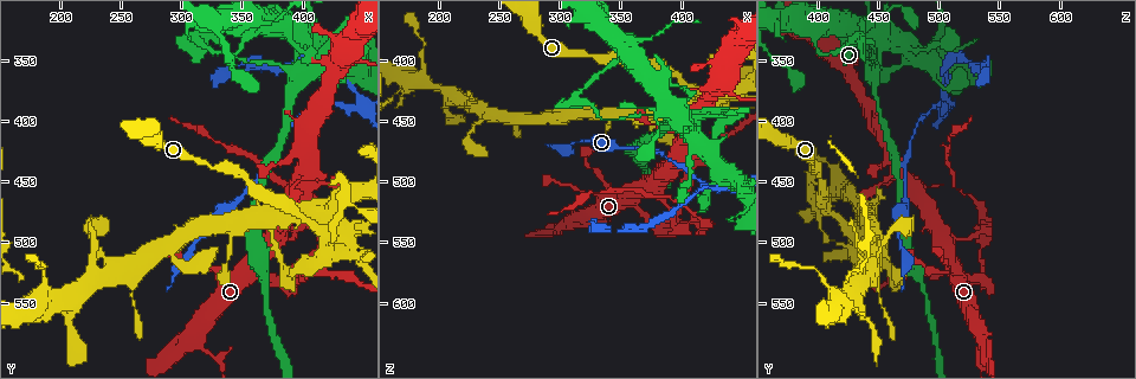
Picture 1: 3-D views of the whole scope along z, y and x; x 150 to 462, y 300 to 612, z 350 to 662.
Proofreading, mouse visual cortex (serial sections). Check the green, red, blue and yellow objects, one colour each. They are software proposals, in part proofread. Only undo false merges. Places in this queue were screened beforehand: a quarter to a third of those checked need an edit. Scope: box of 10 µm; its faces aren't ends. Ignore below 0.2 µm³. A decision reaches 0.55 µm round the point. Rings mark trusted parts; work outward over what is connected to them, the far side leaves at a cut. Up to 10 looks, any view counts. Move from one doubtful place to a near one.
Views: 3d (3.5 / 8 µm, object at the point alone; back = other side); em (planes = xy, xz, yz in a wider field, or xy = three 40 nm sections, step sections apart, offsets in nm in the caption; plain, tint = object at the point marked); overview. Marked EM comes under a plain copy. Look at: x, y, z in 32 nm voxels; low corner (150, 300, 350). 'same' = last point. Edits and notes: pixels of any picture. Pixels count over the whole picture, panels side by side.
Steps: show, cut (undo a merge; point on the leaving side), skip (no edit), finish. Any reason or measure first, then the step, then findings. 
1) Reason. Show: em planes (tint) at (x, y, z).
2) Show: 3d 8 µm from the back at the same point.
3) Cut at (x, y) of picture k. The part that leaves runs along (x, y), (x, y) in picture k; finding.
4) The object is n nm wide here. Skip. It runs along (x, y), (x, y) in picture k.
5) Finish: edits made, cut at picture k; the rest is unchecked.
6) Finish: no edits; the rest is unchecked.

Abrupt turn. Show: 3d 3.5 µm at (382, 530, 538).

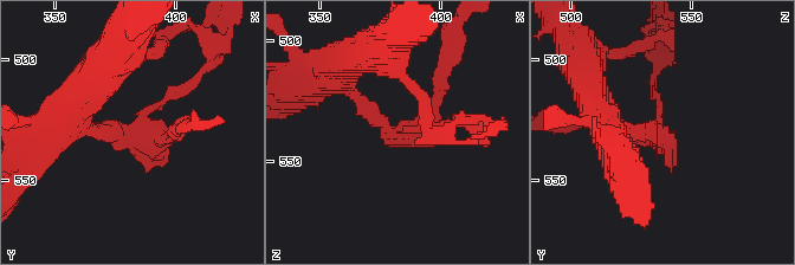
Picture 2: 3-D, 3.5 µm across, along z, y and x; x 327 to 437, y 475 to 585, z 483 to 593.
Show: em xy step 3 (tint) at (384, 531, 538).

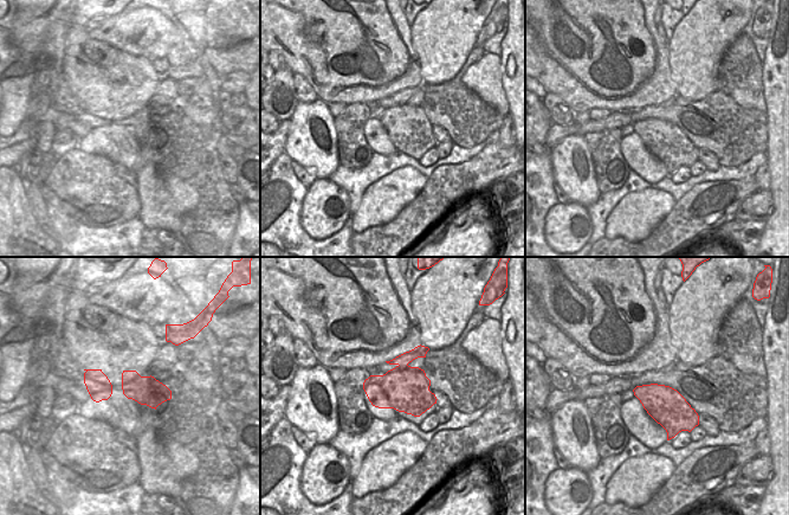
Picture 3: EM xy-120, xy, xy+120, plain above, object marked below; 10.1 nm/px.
Another direction. Show: em xy step 2 (tint) at the same point.

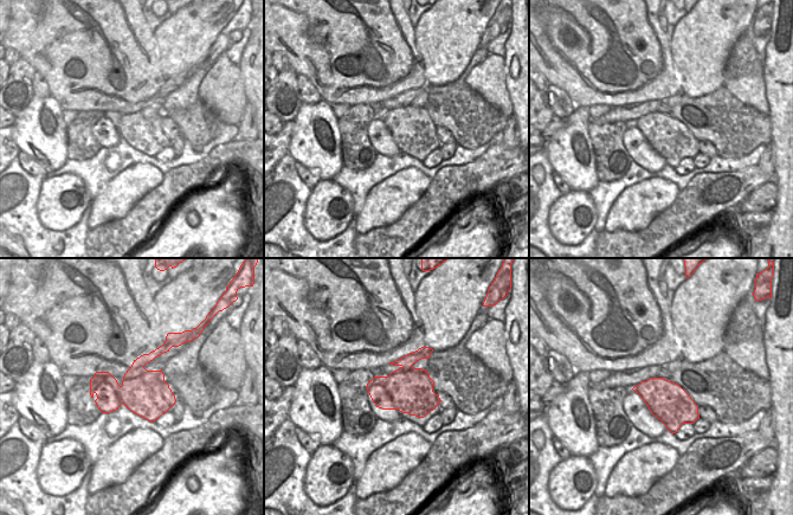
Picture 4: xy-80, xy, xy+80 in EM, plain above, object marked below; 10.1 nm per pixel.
Skip. It runs along (73, 125), (161, 140), (175, 133) in picture 2; all the same cell.

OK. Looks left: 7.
Abrupt turn. Show: 3d 3.5 µm at (430, 386, 502).

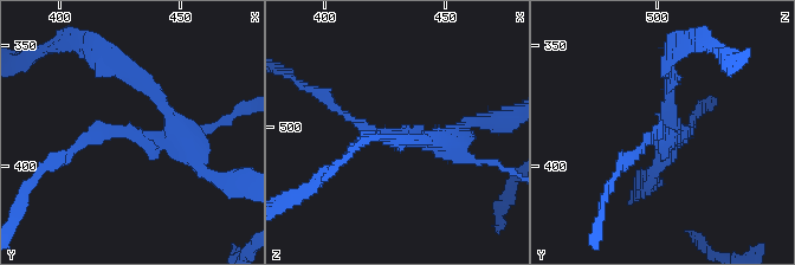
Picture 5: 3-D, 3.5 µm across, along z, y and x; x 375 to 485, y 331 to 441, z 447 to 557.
Now the EM. Show: em xy step 1 (tint) at (431, 386, 503).

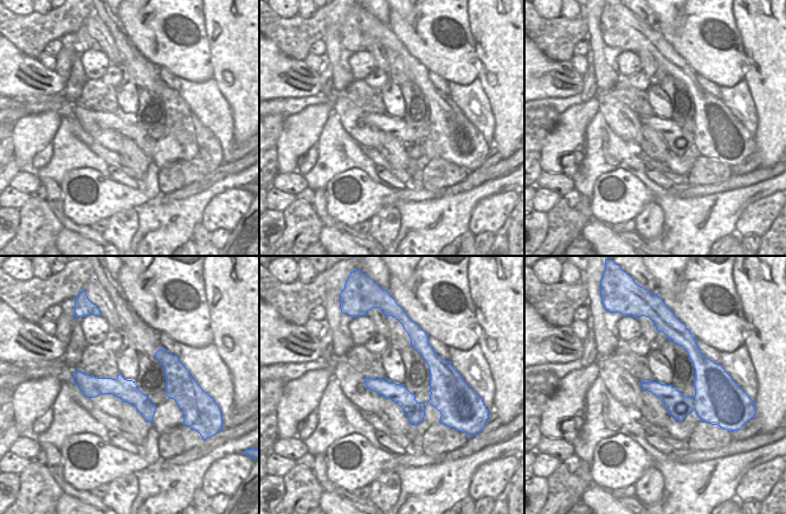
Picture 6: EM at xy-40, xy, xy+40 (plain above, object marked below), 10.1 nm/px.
Cut at (496, 129) of picture 5. The part that leaves runs along (172, 133), (135, 75), (91, 57) in picture 5; two cells meet here.

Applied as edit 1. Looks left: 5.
Show: overview.

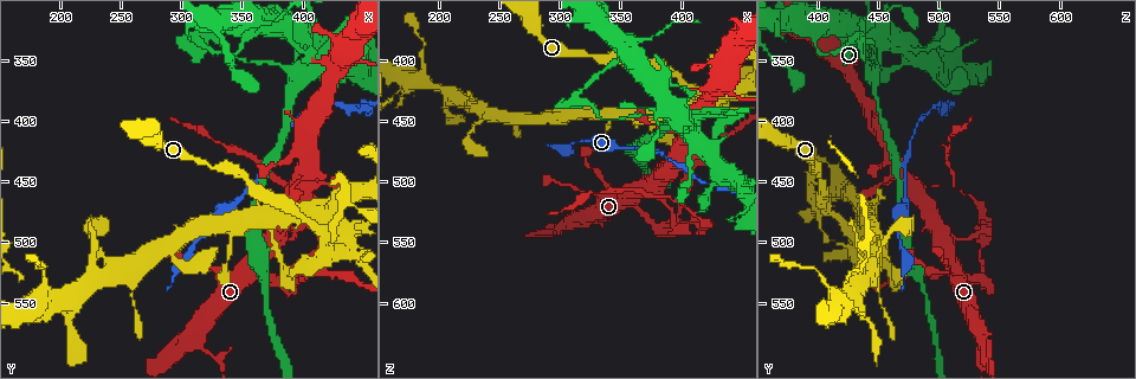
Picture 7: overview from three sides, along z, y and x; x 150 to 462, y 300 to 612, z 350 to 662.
Sharp bend. Show: 3d 3.5 µm at (394, 378, 446).

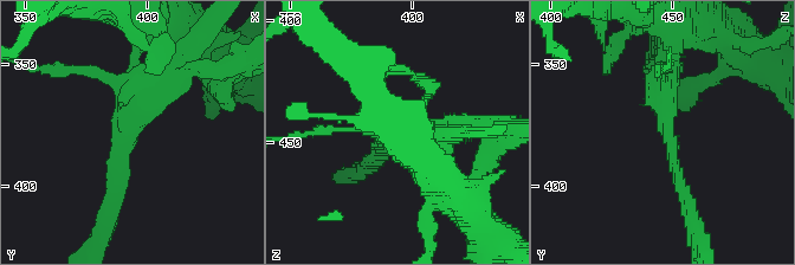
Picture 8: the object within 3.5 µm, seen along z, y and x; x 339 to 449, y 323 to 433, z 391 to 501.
The arms are 150, 200 nm wide; need the tissue. Show: em xy step 2 (tint) at (392, 378, 448).

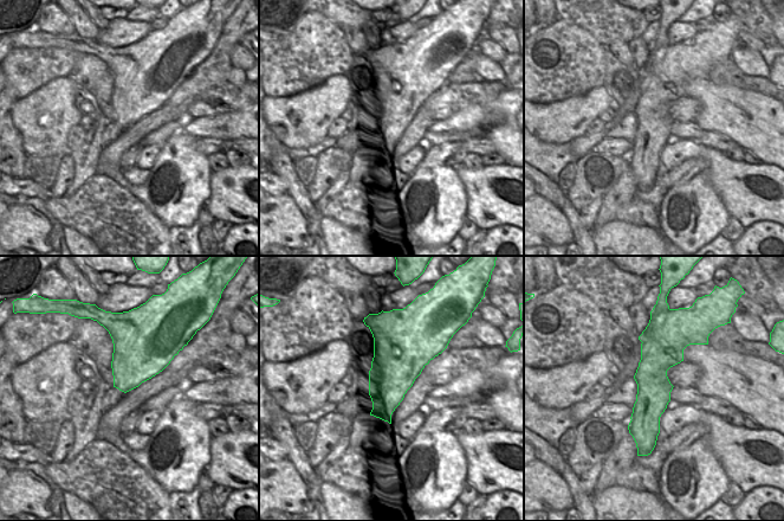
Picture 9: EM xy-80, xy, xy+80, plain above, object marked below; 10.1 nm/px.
The object is 480 nm wide here. Cut at (135, 131) of picture 8. The part that leaves runs along (135, 76), (117, 188) in picture 8; two cells meet here.

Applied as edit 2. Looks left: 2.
Finish: edits made, cut at picture 5, cut at picture 8; the rest is unchecked.

